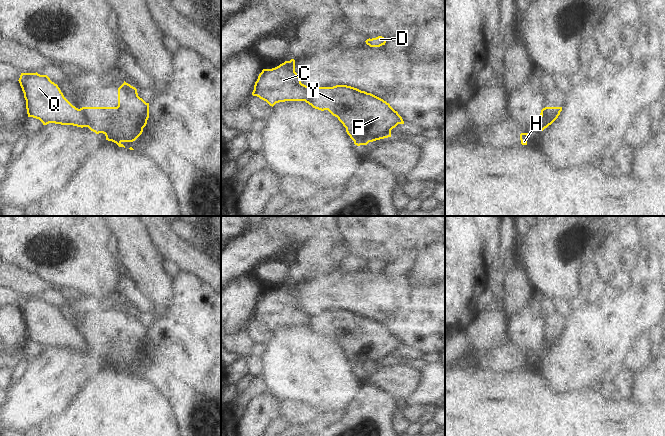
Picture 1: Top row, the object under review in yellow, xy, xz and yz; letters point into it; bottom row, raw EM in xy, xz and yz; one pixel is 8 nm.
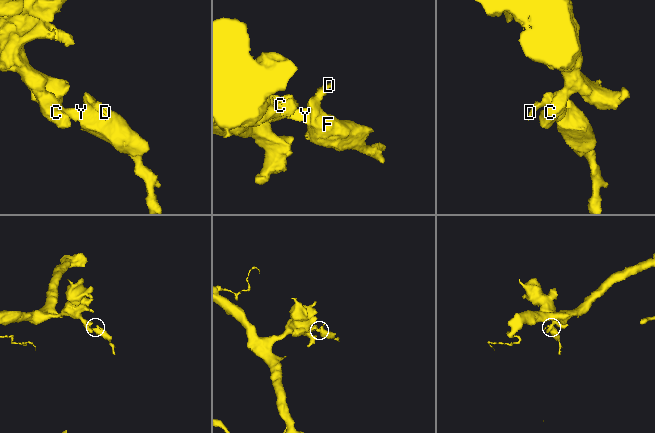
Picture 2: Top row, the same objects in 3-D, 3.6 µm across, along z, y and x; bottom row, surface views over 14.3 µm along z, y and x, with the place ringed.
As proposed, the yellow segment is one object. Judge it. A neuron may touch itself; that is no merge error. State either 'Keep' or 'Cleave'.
Cleave

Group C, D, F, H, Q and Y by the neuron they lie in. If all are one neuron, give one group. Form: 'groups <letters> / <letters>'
groups C H Q / D F Y

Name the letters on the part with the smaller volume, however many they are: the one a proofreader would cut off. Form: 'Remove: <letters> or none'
Remove: D, F, Y

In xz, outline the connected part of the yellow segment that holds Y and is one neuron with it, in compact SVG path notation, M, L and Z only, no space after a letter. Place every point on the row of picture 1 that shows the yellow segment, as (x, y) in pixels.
M347 85L311 88L305 102L315 109L328 110L337 117L357 146L391 137L391 130L398 124L404 124L402 117L389 103L371 93Z

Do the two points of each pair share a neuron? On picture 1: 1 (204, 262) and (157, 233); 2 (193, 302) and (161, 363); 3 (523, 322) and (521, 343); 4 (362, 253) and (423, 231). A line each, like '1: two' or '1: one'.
1: one
2: one
3: one
4: one

